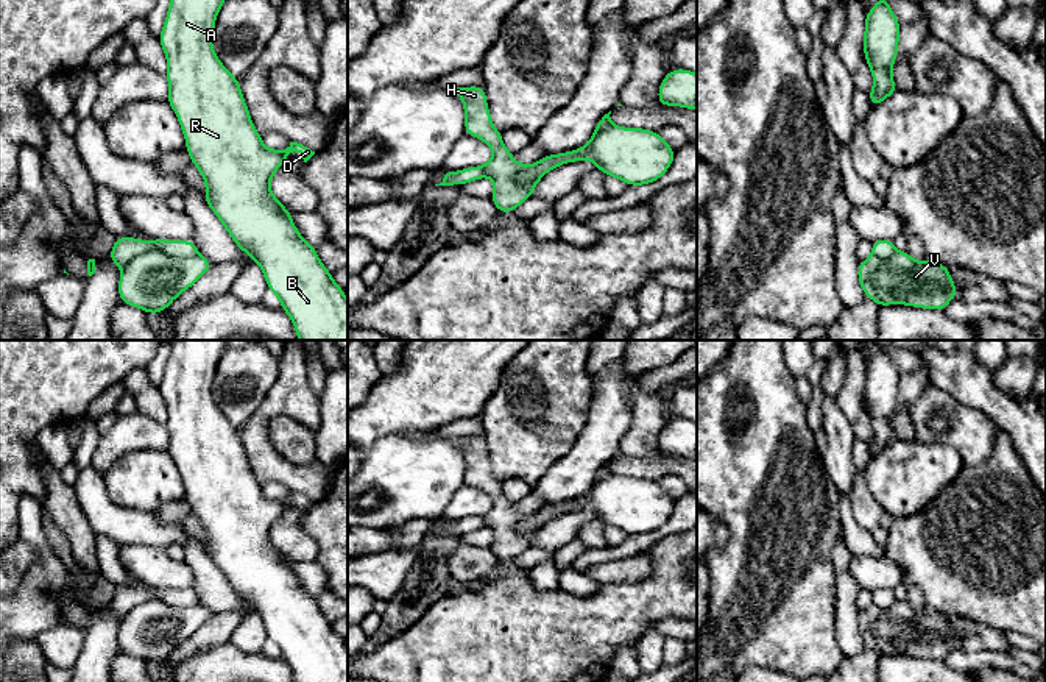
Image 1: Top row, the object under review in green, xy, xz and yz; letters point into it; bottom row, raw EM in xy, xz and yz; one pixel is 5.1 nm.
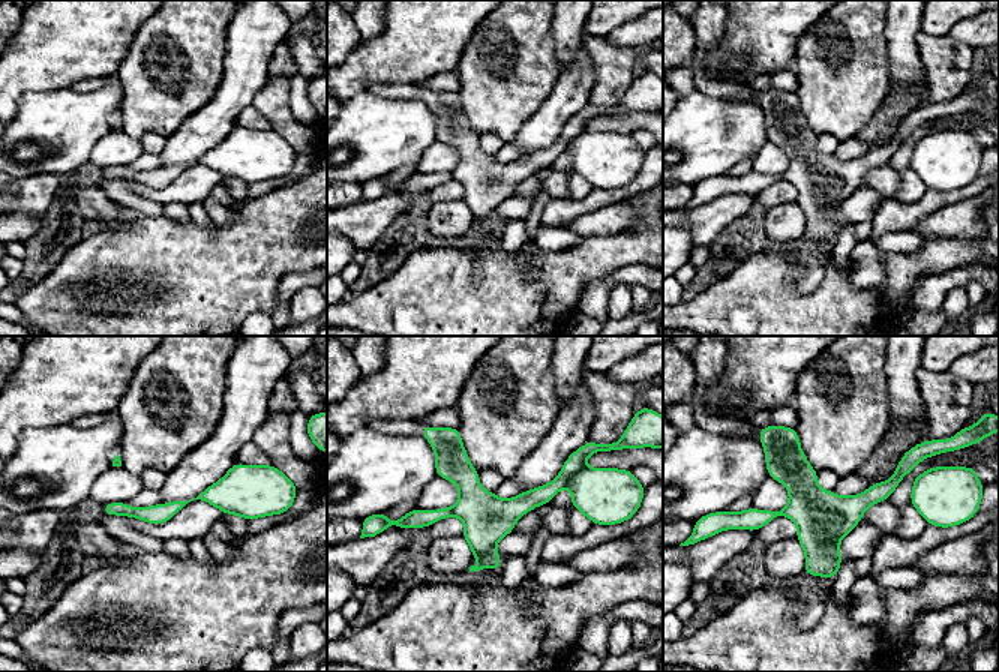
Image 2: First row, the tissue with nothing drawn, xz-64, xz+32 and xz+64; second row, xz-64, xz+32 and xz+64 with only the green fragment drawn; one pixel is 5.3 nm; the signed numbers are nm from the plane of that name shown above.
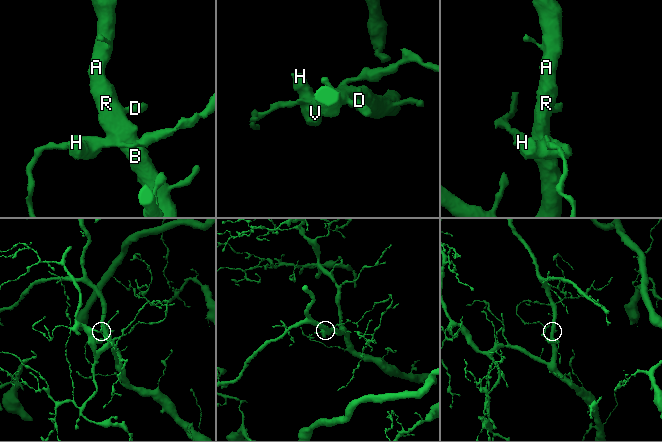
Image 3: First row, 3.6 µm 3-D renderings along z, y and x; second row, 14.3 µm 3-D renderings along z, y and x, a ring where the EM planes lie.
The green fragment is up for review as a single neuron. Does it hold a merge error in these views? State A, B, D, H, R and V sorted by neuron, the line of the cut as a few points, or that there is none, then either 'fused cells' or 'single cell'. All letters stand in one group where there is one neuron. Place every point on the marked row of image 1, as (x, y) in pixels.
groups A B D R / H V; cut xy (198, 255), (169, 256), (147, 250), (123, 267); fused cells

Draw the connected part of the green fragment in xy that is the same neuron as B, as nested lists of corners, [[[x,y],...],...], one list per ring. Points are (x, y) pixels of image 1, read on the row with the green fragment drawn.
[[[170,0],[164,28],[159,33],[159,41],[168,62],[165,72],[168,80],[167,101],[179,120],[190,161],[204,178],[206,204],[223,223],[237,248],[248,253],[251,259],[260,265],[268,290],[281,300],[281,307],[292,318],[298,339],[348,340],[348,300],[345,298],[345,289],[332,279],[332,273],[320,261],[316,248],[299,234],[292,222],[292,212],[285,209],[270,189],[270,179],[295,150],[301,153],[304,162],[307,162],[315,151],[298,142],[290,142],[284,150],[268,150],[262,144],[262,136],[257,133],[249,117],[239,78],[229,73],[212,47],[215,19],[224,2],[226,0]]]

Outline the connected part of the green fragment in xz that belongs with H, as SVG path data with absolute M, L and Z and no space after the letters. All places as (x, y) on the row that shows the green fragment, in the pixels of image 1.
M469 86L469 87L449 87L452 94L458 95L465 106L465 134L477 137L486 142L493 148L493 158L488 164L485 164L485 176L491 178L494 183L494 194L489 197L493 204L499 212L513 214L513 211L522 204L525 200L532 198L533 190L538 181L550 170L557 169L550 167L538 175L538 178L528 184L521 186L514 181L514 175L521 170L527 170L530 165L516 162L511 156L513 153L502 142L502 131L493 126L491 112L486 105L486 92L483 86Z

